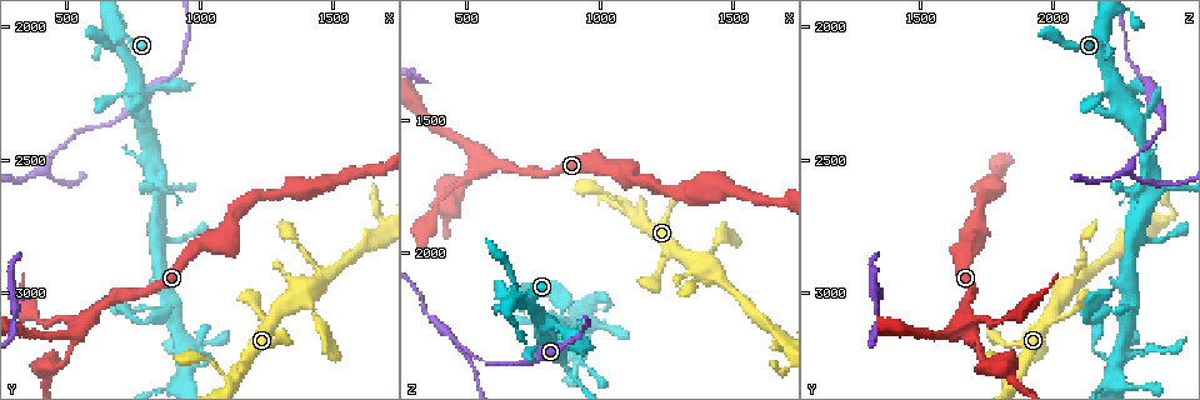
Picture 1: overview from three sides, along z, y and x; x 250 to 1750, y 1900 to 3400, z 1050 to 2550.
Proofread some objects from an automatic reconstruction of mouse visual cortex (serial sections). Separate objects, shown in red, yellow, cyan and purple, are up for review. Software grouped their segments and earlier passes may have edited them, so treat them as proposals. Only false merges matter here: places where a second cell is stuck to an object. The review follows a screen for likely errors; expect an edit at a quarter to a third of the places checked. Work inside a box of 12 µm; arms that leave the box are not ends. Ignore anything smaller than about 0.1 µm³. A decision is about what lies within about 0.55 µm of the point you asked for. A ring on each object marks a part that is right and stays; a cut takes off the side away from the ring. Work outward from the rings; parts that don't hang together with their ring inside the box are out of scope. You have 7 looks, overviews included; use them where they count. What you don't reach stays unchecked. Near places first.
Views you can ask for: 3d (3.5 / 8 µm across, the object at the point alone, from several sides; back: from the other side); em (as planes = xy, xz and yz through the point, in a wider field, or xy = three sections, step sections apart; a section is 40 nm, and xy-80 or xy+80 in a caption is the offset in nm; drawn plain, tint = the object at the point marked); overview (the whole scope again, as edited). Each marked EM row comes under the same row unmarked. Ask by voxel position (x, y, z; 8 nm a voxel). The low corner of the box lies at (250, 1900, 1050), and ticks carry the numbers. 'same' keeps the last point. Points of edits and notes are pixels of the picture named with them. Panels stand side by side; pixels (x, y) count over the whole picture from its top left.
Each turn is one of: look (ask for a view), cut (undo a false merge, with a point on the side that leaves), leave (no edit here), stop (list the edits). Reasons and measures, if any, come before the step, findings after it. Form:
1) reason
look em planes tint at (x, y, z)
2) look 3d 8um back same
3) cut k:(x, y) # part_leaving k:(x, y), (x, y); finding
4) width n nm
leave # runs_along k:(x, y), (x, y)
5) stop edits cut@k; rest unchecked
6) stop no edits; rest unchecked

three arms meet
look 3d 3.5um at (670, 2010, 2180)

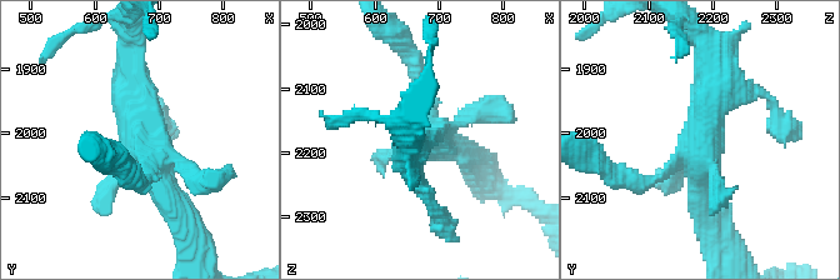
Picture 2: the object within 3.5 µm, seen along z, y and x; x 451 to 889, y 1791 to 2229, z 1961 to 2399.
now the EM
look em xy step 3 tint at (660, 2005, 2185)

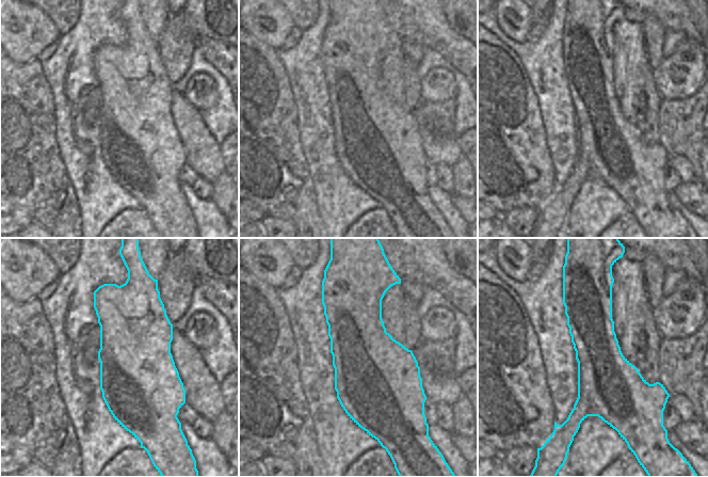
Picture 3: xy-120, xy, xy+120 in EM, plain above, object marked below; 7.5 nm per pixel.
another direction
look em xy step 2 tint same

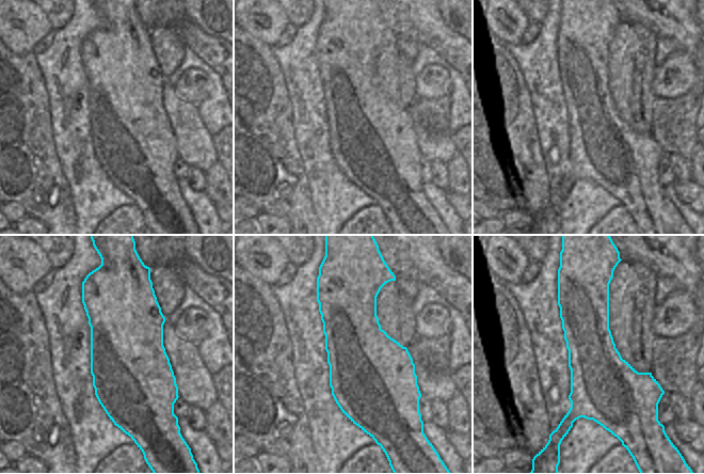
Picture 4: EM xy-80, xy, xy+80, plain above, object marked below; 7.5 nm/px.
leave # all the same cell

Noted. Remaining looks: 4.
abrupt turn
look 3d 3.5um at (420, 2520, 2300)

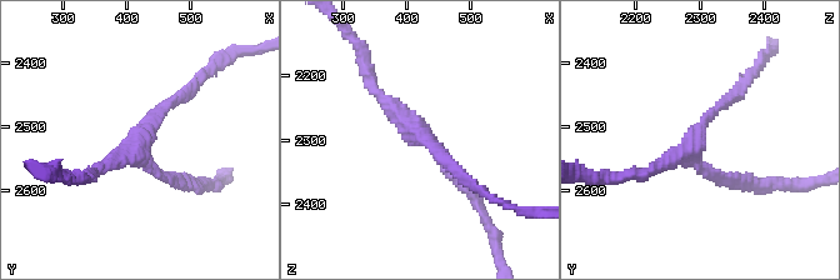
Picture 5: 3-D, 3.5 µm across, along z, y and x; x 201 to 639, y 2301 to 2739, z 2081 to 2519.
arms 3; arm_widths 150, 150, 150 nm
look em xy step 5 tint at (420, 2525, 2290)

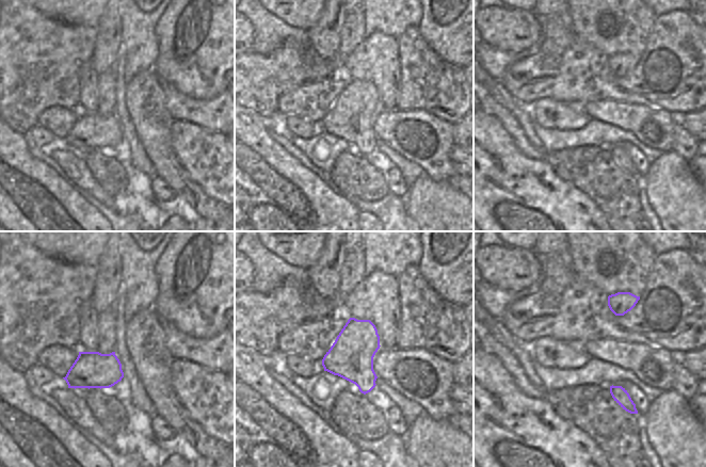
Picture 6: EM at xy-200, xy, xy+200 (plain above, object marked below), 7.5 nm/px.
leave # runs_along 5:(466, 180), (389, 106), (370, 80); one cell here

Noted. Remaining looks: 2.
four arms meet
look 3d 3.5um at (590, 3090, 1660)

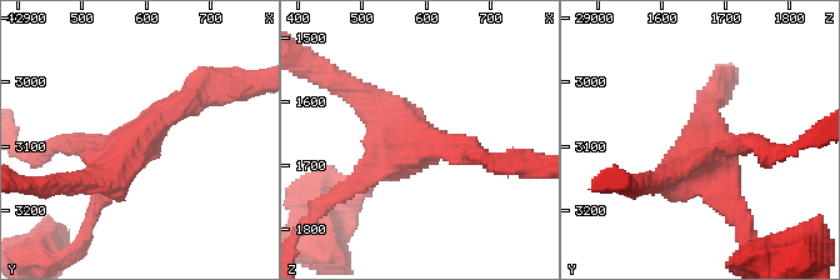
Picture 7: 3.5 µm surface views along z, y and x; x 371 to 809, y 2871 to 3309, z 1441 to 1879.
look em xy step 5 tint at (590, 3095, 1670)

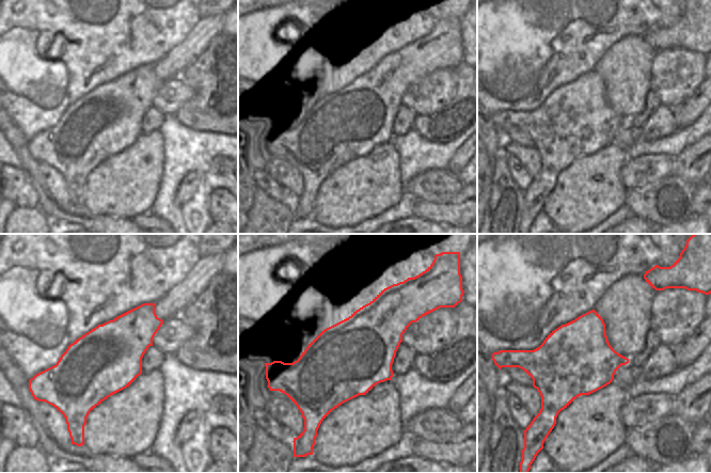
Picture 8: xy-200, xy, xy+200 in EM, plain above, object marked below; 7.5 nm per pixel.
width 550 nm
leave # runs_along 7:(208, 94), (120, 151), (100, 201); one cell here

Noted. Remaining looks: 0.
stop no edits; rest unchecked

